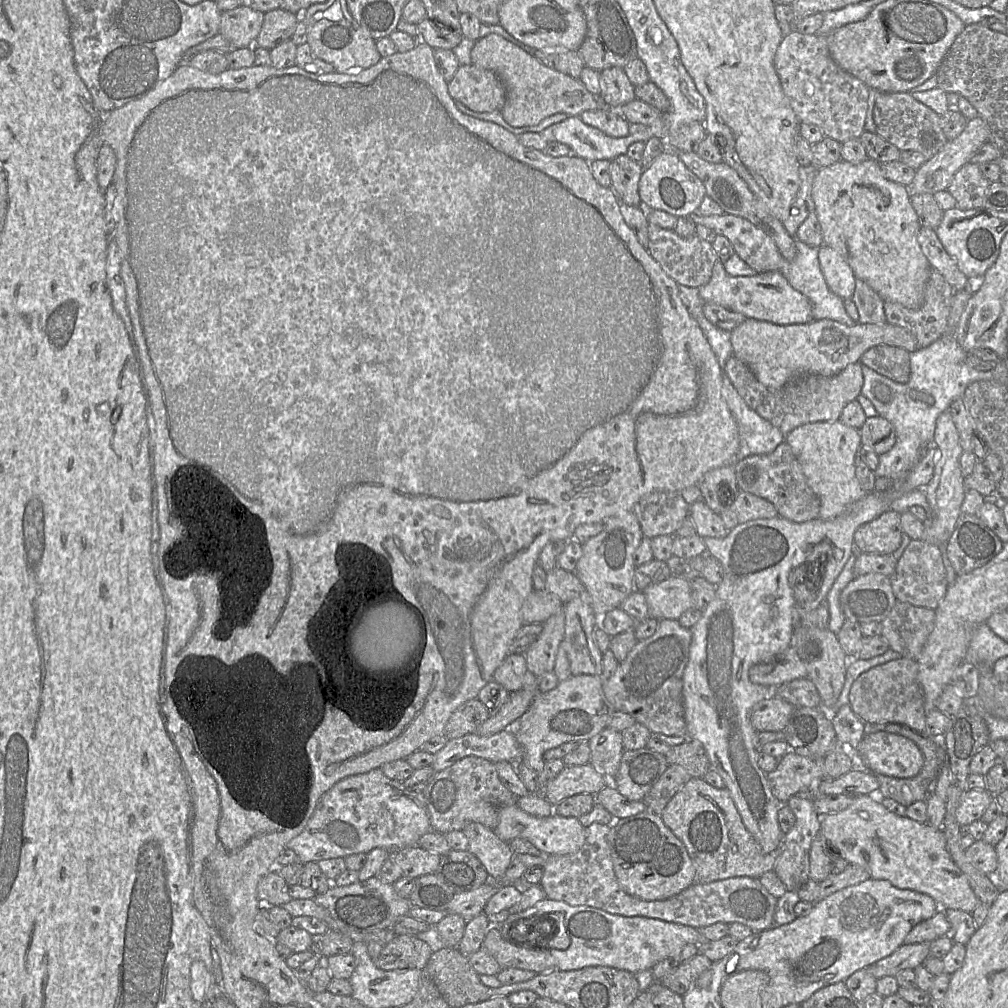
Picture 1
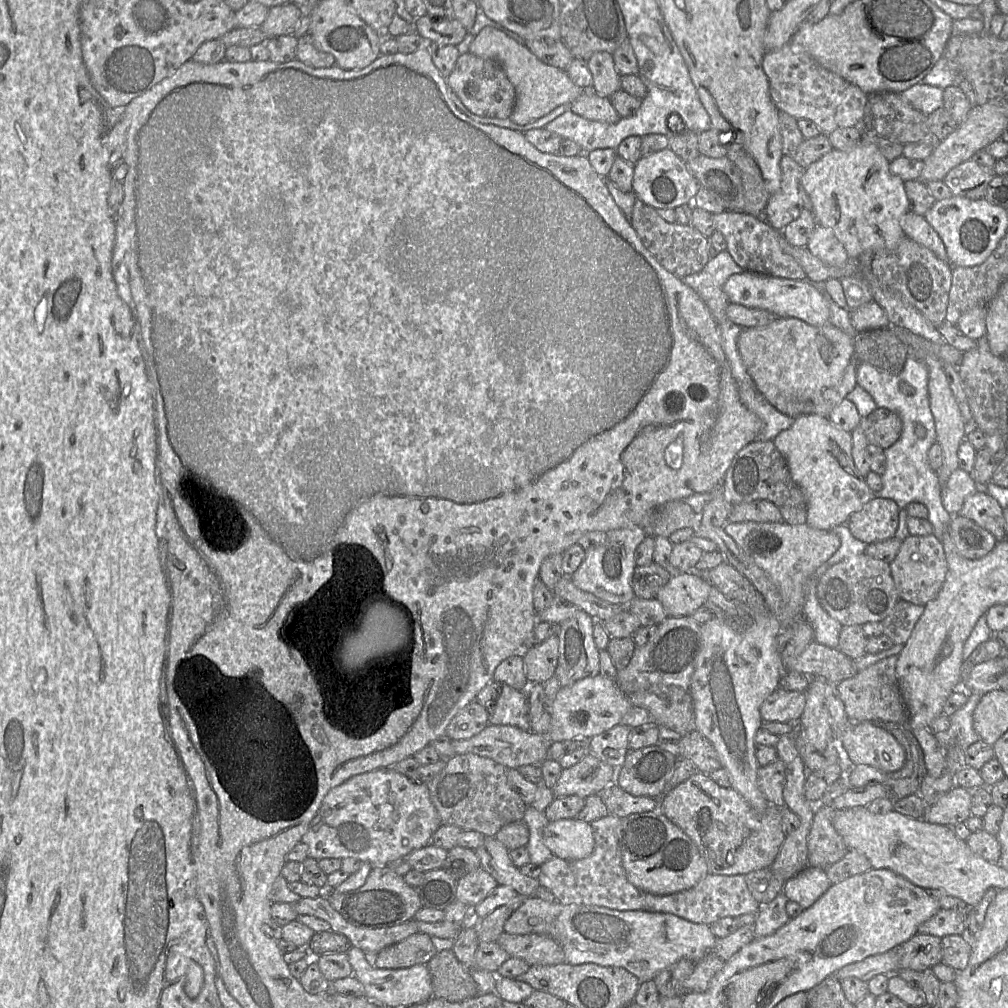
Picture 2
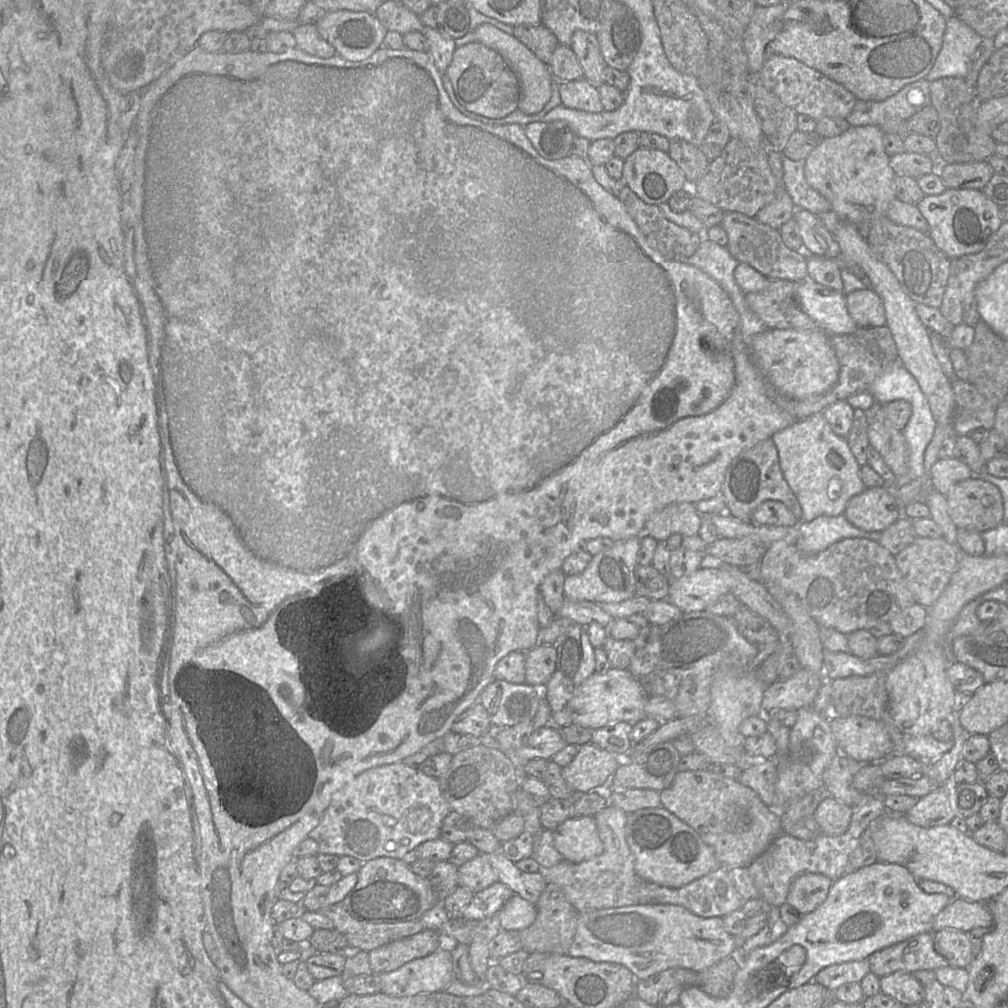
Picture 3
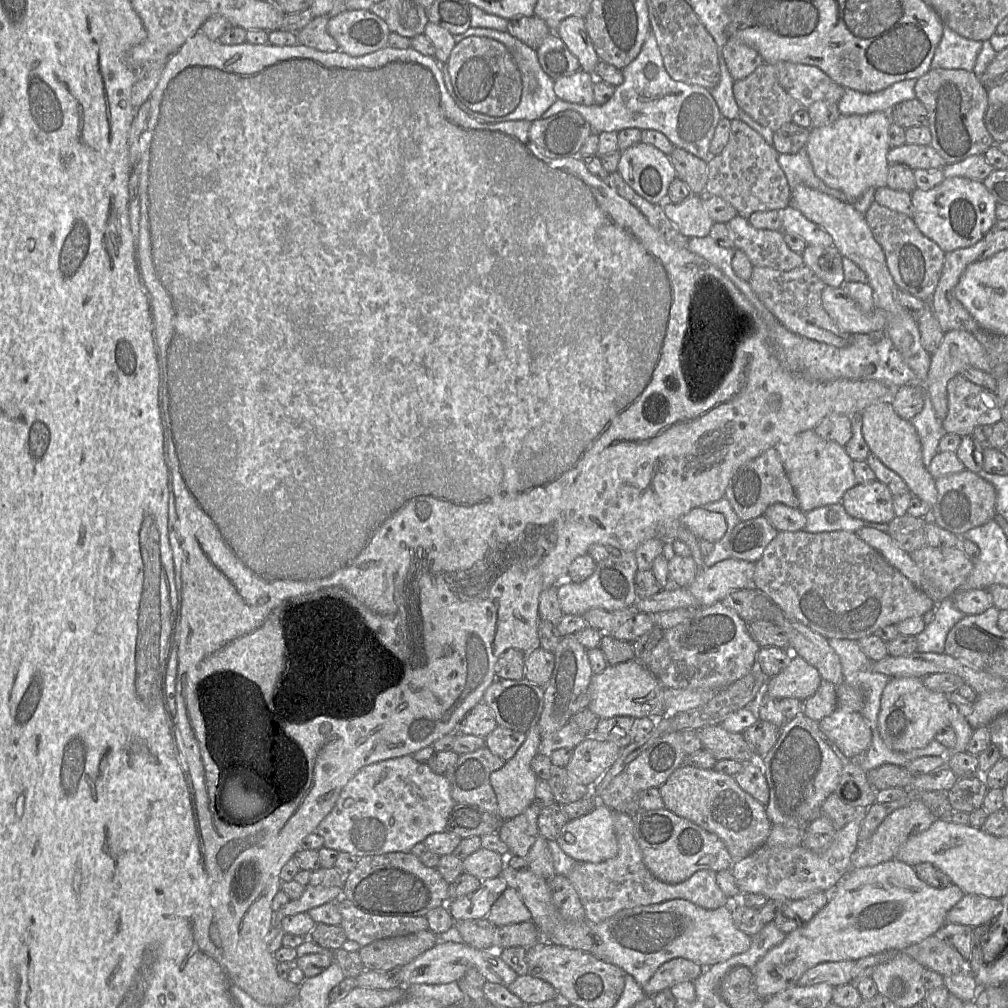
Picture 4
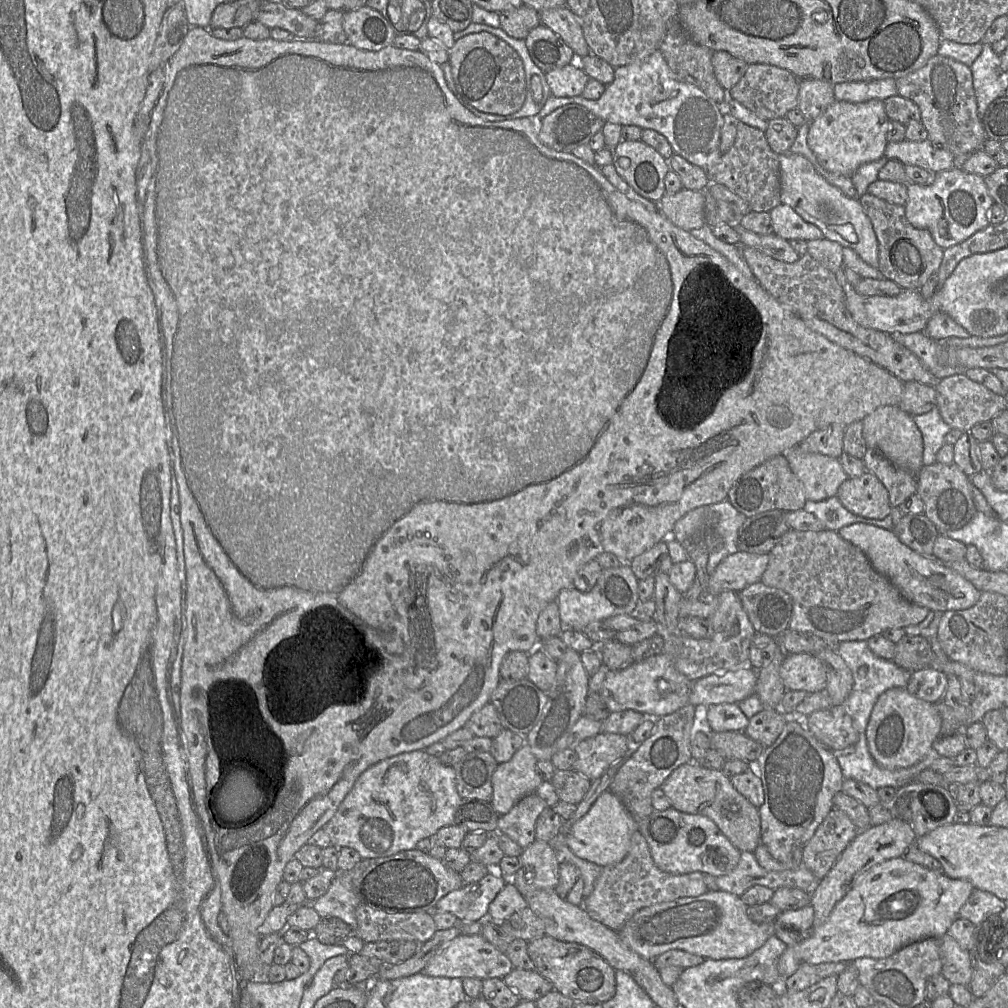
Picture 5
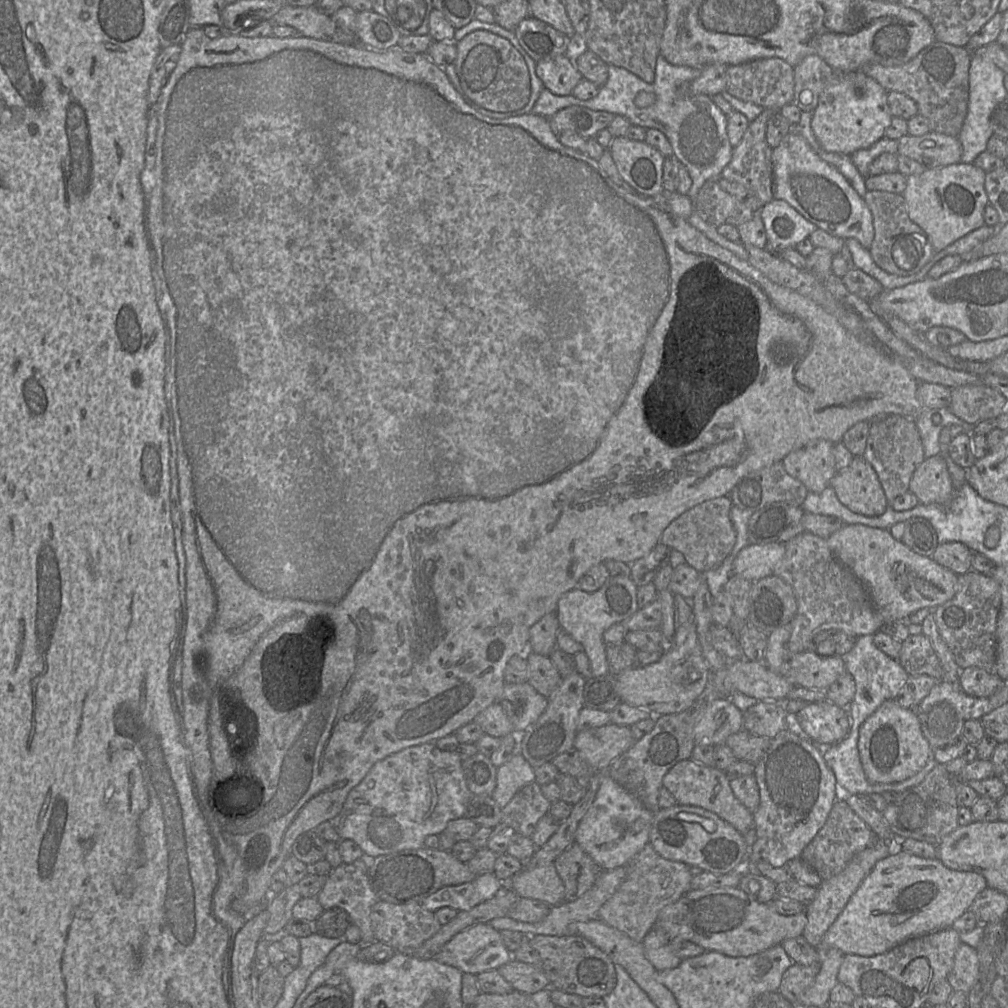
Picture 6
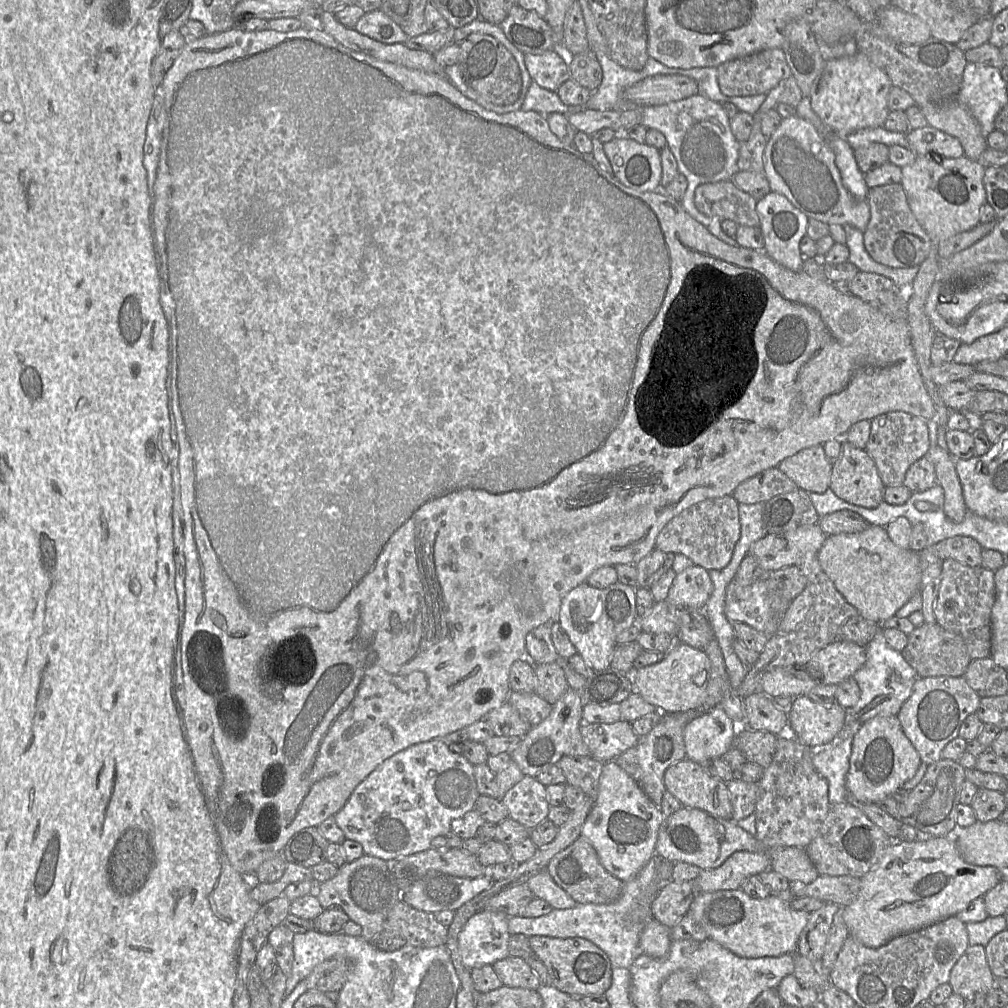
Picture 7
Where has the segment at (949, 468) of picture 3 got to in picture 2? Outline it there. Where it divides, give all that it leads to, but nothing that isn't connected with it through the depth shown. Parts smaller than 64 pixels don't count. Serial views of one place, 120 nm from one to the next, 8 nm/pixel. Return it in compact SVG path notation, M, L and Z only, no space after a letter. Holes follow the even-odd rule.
M961 468L956 469L941 490L944 508L952 516L958 515L965 499L974 494L979 488L970 473Z

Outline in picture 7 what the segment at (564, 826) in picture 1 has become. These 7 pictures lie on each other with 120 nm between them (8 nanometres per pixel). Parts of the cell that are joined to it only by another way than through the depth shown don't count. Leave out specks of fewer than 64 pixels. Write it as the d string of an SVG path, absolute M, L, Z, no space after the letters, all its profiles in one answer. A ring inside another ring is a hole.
M615 760L603 764L598 793L593 807L581 830L581 836L587 839L597 852L603 867L623 882L632 879L656 855L655 847L664 814L644 793L642 788L629 776Z

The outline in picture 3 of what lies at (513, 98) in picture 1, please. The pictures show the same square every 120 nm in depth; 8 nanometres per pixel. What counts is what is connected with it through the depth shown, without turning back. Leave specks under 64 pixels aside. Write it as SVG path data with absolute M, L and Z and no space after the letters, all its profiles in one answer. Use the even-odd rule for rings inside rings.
M491 24L480 25L474 32L477 36L477 42L497 51L517 76L520 83L518 108L525 114L540 112L552 94L552 75L548 65L536 57L532 51L513 35L506 34Z

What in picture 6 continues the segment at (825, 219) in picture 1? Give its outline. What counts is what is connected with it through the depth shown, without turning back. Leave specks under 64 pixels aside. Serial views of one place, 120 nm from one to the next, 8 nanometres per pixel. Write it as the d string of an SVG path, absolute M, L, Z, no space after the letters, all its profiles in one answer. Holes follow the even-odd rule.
M837 74L820 94L813 111L811 128L821 147L828 152L851 155L857 150L871 147L883 138L893 118L887 94L873 78L867 77L866 84L860 88Z

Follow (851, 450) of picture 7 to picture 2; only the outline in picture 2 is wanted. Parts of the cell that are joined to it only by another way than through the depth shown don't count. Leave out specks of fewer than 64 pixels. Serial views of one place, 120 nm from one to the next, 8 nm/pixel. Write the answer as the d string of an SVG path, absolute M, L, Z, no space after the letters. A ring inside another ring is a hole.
M874 497L853 513L846 525L856 539L870 545L895 537L899 512L894 500Z

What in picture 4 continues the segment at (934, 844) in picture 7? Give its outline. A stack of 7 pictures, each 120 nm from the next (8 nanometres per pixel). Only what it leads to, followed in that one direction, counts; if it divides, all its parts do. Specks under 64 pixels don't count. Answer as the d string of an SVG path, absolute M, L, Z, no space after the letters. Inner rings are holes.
M891 859L872 867L851 869L830 892L827 904L814 917L771 948L751 970L756 991L768 999L780 991L796 986L798 980L808 969L823 963L842 960L857 961L862 957L885 951L902 951L935 932L946 923L947 912L964 896L964 892L955 884L945 888L932 887L920 880L914 868L904 862Z

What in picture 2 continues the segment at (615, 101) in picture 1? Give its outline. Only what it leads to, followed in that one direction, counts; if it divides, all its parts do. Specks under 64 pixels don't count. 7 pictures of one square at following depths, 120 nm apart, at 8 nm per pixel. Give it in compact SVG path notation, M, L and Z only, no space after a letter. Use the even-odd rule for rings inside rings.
M608 52L594 53L586 64L593 79L593 91L609 98L621 89L620 74L616 71L613 56Z

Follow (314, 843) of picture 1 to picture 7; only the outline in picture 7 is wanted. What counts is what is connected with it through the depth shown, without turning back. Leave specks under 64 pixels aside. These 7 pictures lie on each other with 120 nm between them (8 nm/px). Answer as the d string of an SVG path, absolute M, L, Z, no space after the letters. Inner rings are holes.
M432 739L413 744L384 760L356 786L344 806L333 815L345 838L359 842L365 855L389 861L427 850L433 838L445 836L451 830L452 820L473 810L479 796L474 765L459 752L459 745L448 746L441 739Z

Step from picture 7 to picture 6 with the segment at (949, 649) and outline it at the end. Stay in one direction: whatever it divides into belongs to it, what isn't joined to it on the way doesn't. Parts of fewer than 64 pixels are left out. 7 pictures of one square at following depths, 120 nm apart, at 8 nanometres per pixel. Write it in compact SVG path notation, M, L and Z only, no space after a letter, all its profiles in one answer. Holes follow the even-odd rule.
M924 634L910 635L902 643L898 659L910 676L928 675L942 680L943 669L939 658Z

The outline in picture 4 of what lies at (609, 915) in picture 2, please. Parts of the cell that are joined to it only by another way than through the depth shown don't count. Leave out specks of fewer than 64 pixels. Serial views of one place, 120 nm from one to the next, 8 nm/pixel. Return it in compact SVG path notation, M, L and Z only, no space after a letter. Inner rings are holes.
M507 887L492 905L487 917L497 927L531 920L531 913L517 891ZM684 899L624 909L600 923L592 924L592 934L596 942L594 955L620 967L641 987L649 981L659 966L673 958L681 957L702 967L709 967L747 951L751 945L751 936L734 925L729 904L710 910Z

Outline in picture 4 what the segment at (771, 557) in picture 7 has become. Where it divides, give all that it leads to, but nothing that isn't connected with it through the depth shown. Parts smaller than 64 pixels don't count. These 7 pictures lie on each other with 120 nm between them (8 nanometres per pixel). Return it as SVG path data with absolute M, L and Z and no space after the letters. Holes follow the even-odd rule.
M728 558L699 571L687 587L700 607L708 607L730 593L752 586L755 563Z

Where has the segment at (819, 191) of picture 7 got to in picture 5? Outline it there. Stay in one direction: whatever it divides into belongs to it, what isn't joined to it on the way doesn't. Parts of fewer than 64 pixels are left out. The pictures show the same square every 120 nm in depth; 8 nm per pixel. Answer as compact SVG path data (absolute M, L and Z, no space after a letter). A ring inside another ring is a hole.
M800 154L779 155L781 203L793 208L806 222L817 226L824 238L854 250L870 266L879 266L878 241L872 223L858 199L847 197L839 188L829 184Z

